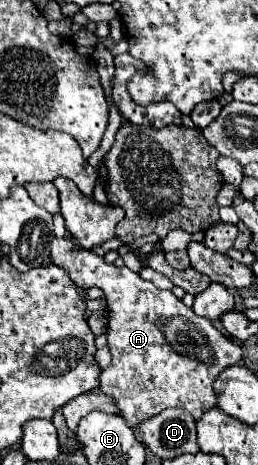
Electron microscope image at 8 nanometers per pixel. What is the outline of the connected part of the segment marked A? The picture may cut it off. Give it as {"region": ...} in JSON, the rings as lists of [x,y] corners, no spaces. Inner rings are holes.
{"region":[[[72,237],[54,239],[50,257],[54,265],[66,269],[76,287],[98,287],[106,295],[112,363],[100,375],[100,391],[114,399],[128,427],[138,427],[170,407],[182,407],[194,419],[216,407],[212,387],[216,375],[242,361],[242,347],[236,341],[220,333],[210,319],[194,315],[171,291],[154,287],[128,267],[108,265]]]}

